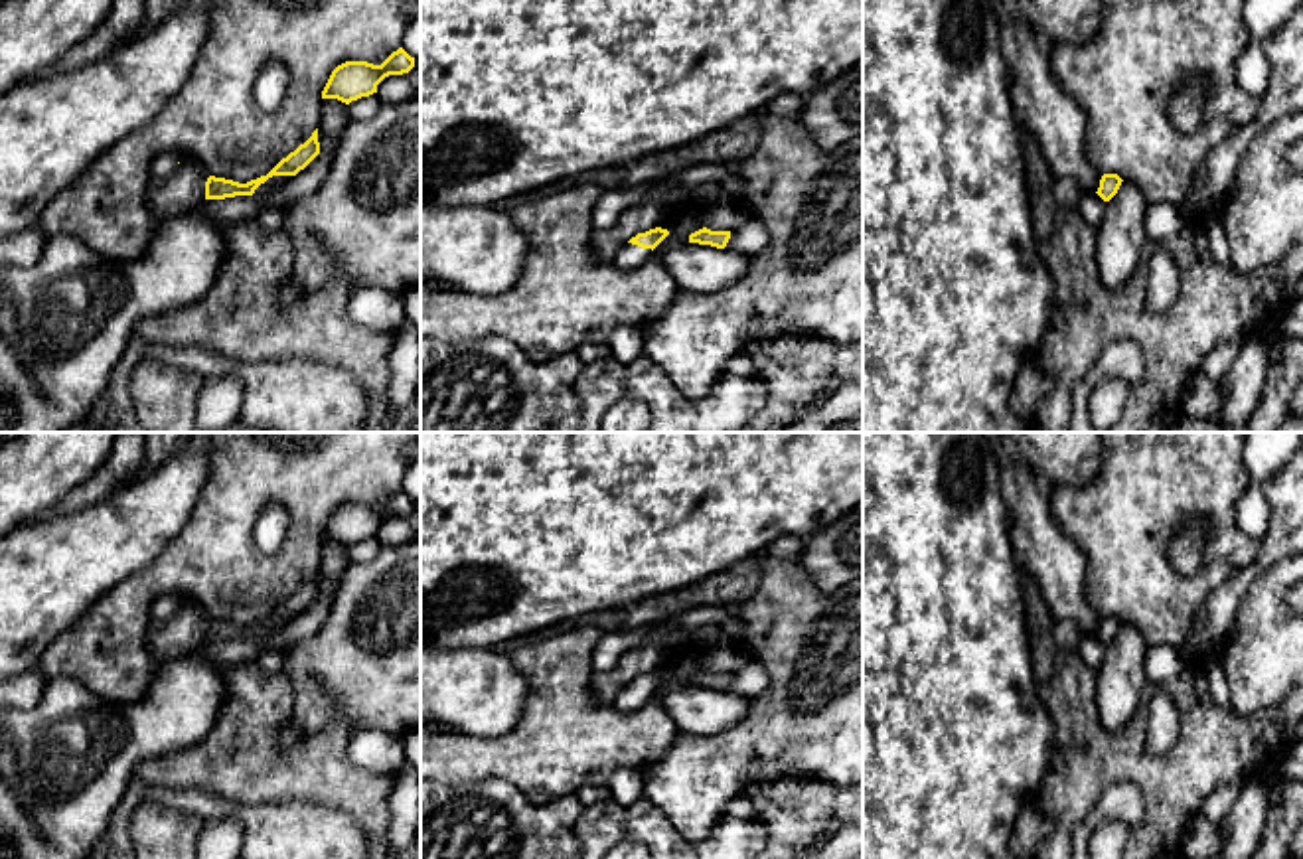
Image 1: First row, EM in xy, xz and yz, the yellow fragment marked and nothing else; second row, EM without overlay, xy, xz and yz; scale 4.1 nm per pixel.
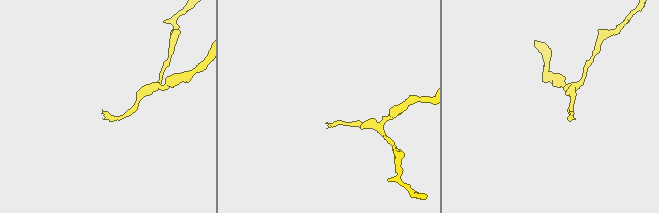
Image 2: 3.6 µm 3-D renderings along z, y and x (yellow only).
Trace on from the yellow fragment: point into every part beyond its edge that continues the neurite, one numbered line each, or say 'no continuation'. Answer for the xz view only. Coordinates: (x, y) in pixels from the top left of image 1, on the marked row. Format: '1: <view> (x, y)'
1: xz (628, 257)

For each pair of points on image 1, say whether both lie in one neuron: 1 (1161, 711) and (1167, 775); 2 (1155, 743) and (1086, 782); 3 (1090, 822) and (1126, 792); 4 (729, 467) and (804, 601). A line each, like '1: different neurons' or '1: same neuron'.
1: different neurons
2: different neurons
3: same neuron
4: different neurons

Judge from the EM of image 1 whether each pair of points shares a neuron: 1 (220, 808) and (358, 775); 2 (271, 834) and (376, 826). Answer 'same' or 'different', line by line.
1: different
2: different

